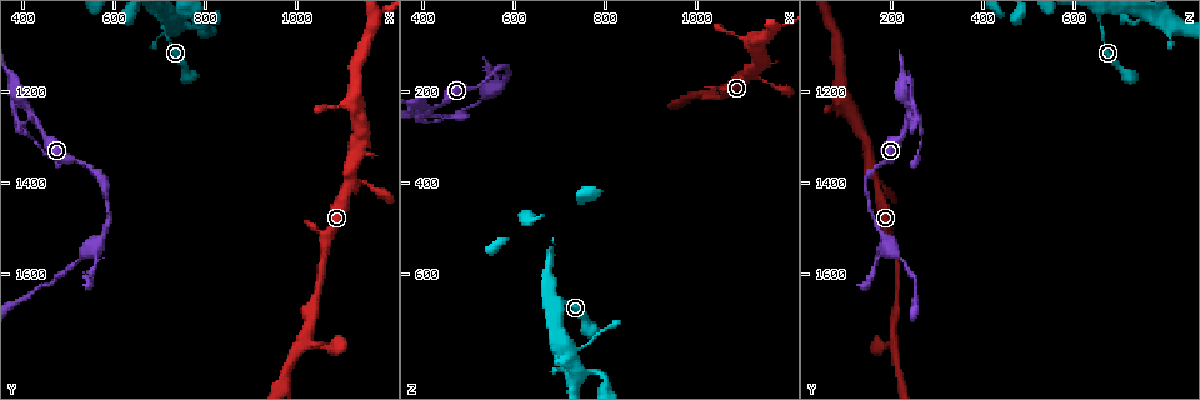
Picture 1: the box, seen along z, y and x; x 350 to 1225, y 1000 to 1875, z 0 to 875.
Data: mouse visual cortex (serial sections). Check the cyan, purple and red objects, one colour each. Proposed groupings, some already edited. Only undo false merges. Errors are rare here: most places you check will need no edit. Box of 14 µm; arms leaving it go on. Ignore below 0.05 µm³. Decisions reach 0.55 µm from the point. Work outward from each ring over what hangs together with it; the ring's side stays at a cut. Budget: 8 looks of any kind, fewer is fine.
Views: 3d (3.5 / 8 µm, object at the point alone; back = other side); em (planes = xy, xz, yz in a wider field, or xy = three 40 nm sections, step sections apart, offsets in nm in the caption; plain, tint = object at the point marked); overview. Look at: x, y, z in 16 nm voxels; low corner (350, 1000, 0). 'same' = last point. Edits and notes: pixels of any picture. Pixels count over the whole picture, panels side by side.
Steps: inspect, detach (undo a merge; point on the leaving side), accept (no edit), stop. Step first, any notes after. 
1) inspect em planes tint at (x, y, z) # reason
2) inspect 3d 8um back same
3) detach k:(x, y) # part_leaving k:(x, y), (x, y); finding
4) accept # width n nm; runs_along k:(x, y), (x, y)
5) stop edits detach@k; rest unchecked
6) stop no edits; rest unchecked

inspect 3d 3.5um at (1115, 1400, 170) # arms part here

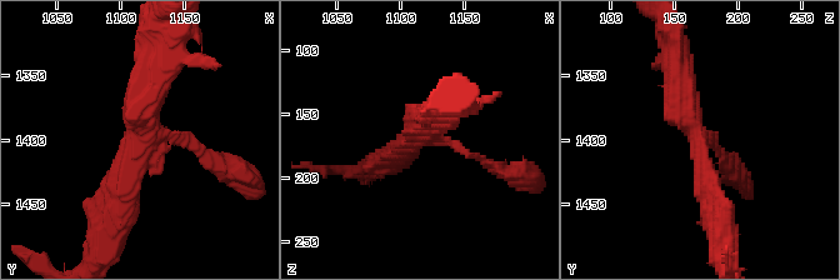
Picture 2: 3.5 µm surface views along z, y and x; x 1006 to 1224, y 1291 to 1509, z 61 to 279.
inspect em xy step 1 tint at (1118, 1394, 166) # arms 3; arm_widths 100, 350, 400 nm

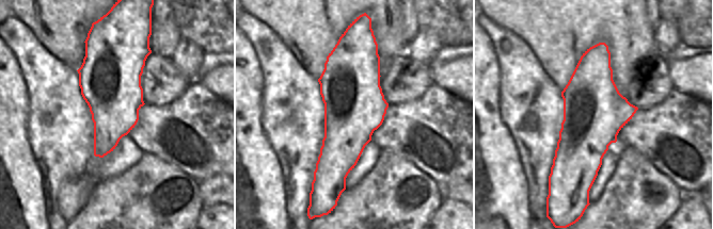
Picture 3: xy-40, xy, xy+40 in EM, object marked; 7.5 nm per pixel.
accept # runs_along 2:(119, 205), (145, 86), (164, 60); continuous, no second cell

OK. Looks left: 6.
inspect 3d 3.5um at (425, 1255, 240) # three arms meet

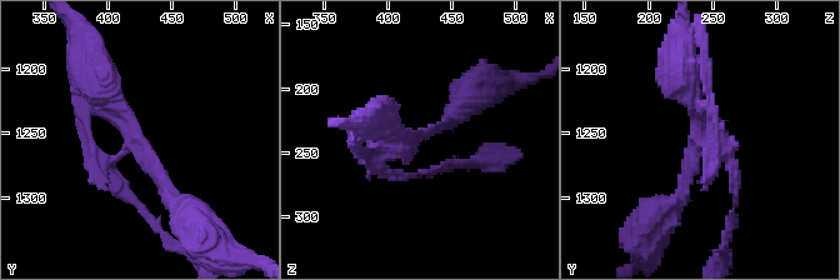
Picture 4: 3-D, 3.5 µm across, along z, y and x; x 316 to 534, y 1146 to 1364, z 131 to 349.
inspect em xy step 2 tint at (422, 1260, 240) # arms 3; arm_widths 150, 200, 250 nm; need the tissue

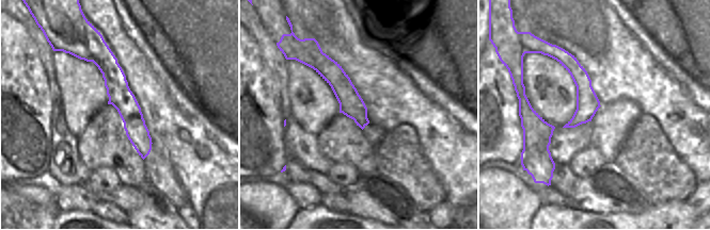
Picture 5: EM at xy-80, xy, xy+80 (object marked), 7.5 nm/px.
accept # runs_along 5:(100, 44), (143, 154); all the same cell

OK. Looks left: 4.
inspect 3d 3.5um at (760, 1065, 820) # sudden change in width

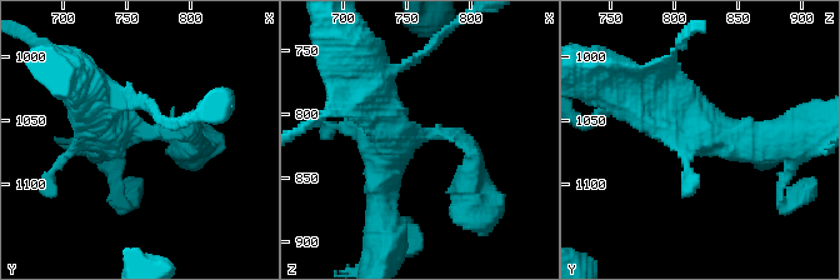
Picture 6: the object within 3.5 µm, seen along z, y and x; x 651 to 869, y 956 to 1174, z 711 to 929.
inspect em xy step 2 tint at (754, 1060, 818)

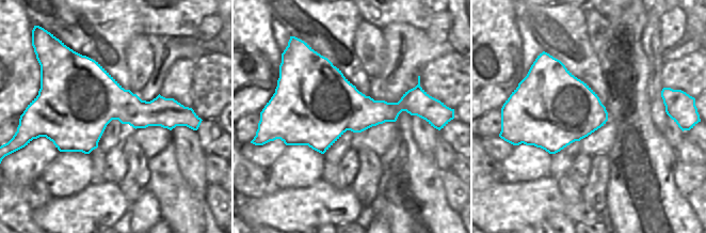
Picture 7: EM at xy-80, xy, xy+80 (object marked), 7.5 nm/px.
inspect em planes tint same # cut it another way

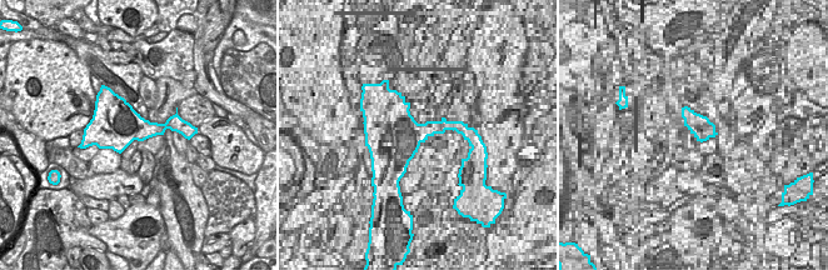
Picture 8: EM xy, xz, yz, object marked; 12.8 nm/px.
accept # all the same cell

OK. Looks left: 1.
stop no edits; rest unchecked

